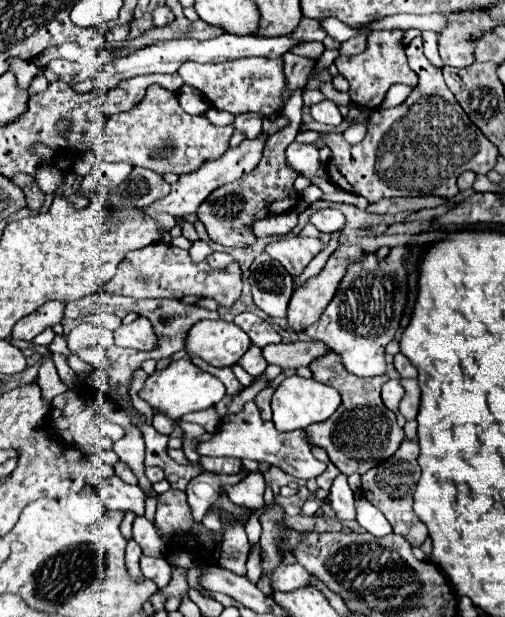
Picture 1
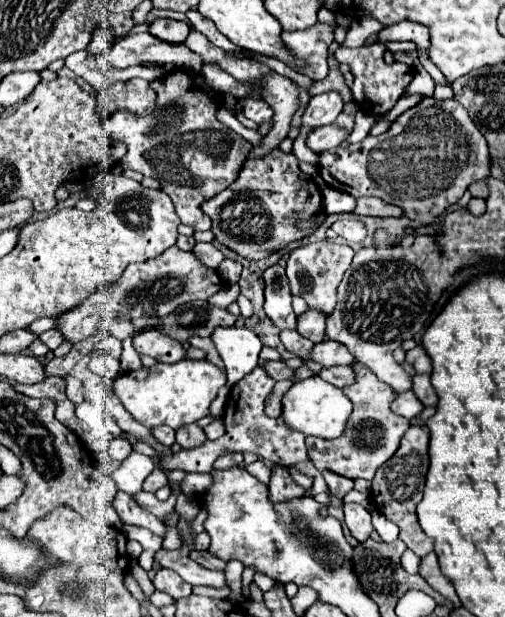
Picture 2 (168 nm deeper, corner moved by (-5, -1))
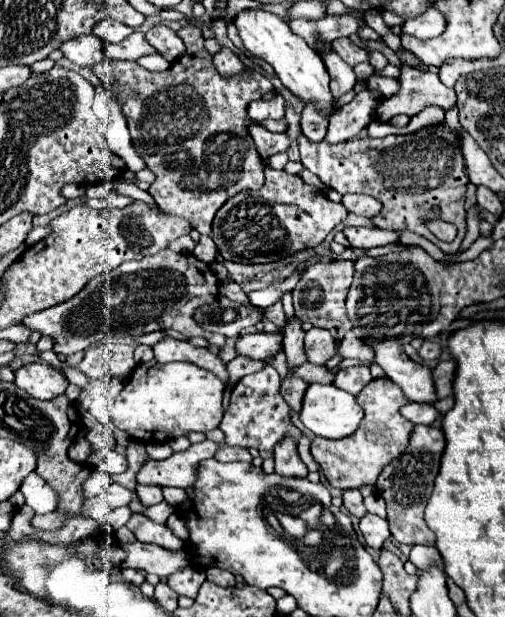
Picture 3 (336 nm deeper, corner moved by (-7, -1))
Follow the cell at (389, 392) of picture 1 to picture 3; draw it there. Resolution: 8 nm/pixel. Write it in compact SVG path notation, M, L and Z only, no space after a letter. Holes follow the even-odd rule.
M408 403L400 409L400 413L412 421L412 423L422 423L422 425L432 425L438 417L438 411L434 409L434 405L428 403Z

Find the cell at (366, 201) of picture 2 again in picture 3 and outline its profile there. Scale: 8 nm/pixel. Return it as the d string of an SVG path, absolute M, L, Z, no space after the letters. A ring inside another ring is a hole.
M344 195L342 205L350 213L364 215L364 217L376 217L376 213L380 213L380 201L368 195Z

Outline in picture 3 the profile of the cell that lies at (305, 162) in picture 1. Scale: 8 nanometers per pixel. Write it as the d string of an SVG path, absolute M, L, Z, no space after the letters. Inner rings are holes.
M360 91L348 105L342 105L336 109L336 113L332 113L324 139L330 141L330 145L336 145L356 137L374 119L374 109L380 101L380 93Z

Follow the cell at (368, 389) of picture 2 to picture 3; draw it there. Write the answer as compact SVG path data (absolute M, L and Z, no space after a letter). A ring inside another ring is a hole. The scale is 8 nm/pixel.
M388 377L372 379L356 395L356 401L364 409L364 419L362 419L360 427L356 429L356 433L352 433L350 437L344 437L340 441L328 441L322 437L314 437L312 447L310 447L314 461L322 467L324 477L336 489L352 489L352 487L358 489L362 485L374 485L378 479L378 473L392 459L396 459L396 455L404 453L410 431L414 429L414 425L410 421L406 421L398 411L402 405L408 403L408 399L404 397L402 389Z

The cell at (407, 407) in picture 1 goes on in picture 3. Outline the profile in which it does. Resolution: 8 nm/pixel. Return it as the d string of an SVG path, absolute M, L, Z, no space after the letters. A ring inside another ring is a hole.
M440 361L432 369L432 379L438 399L452 395L452 375L454 375L454 361Z

